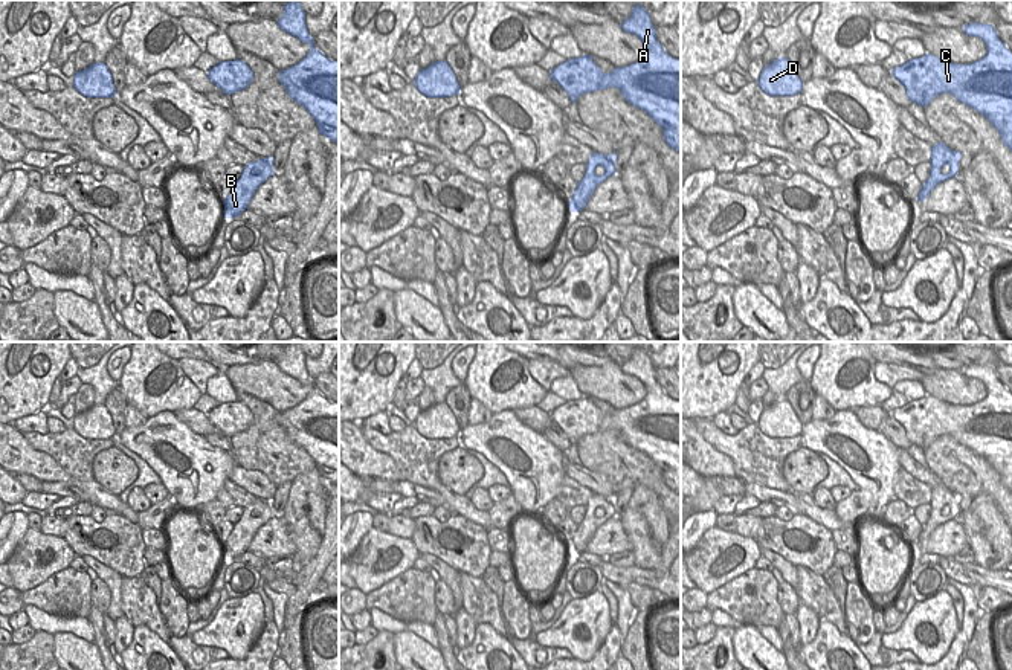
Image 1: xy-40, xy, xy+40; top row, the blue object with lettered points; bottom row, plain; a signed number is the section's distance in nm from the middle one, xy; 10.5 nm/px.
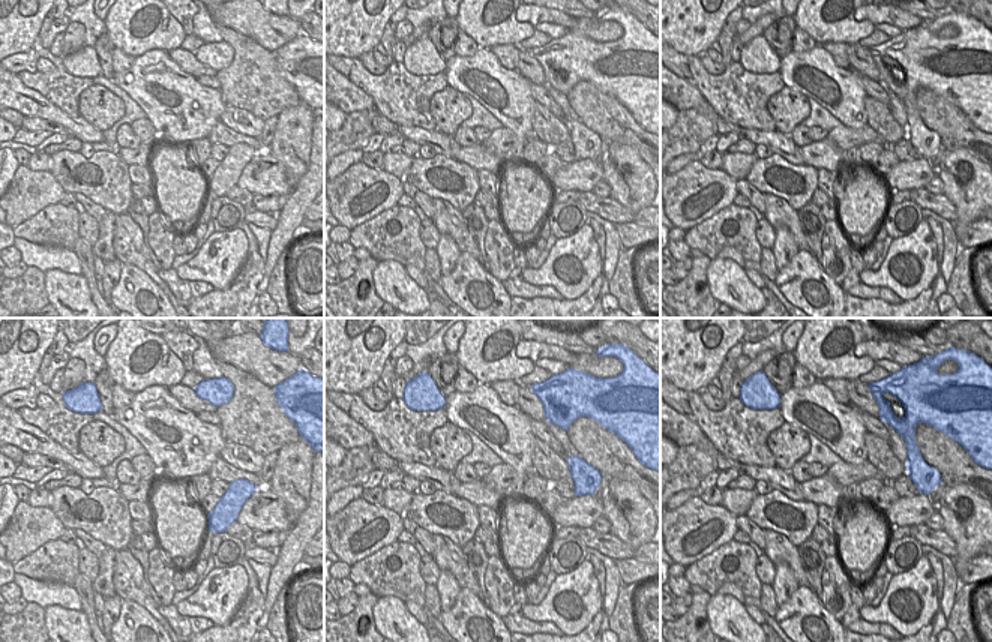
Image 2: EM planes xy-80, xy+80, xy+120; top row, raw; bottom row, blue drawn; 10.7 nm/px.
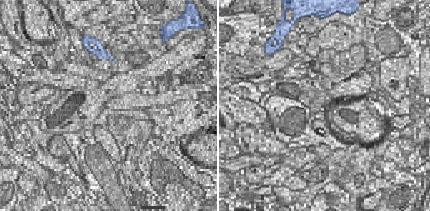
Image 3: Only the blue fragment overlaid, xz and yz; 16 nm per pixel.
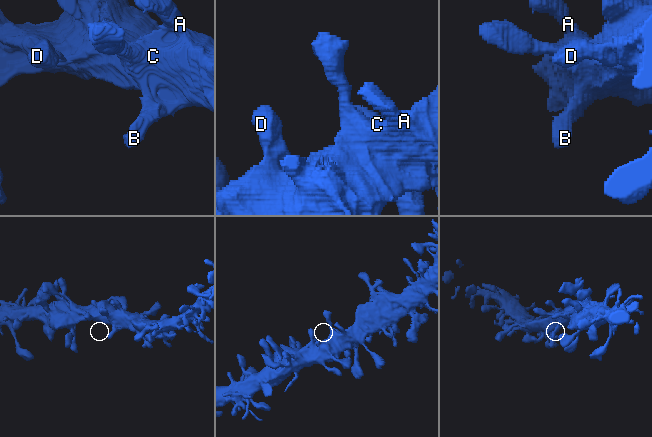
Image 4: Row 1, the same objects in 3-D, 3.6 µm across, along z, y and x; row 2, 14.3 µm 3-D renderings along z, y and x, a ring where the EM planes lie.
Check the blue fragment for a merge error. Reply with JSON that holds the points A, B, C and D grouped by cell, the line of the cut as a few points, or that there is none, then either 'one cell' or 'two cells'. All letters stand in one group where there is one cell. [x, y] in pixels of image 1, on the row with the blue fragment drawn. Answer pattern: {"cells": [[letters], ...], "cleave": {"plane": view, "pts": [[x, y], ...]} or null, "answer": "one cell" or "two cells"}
{"cells": [["A", "B", "C", "D"]], "cleave": null, "answer": "one cell"}

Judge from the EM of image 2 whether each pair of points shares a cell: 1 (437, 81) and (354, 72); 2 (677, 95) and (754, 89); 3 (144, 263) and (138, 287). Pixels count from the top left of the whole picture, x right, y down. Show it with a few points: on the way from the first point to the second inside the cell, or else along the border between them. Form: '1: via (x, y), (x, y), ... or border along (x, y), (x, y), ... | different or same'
1: via (416, 87), (375, 86) | same
2: border along (676, 74), (692, 84), (706, 99) | different
3: border along (122, 263), (141, 269), (167, 296) | different

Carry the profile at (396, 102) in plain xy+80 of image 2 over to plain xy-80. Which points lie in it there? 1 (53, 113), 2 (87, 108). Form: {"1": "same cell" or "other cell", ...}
{"1": "other cell", "2": "other cell"}

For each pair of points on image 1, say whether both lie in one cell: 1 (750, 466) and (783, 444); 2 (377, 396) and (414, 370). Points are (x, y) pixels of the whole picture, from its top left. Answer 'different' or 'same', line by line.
1: same
2: different

